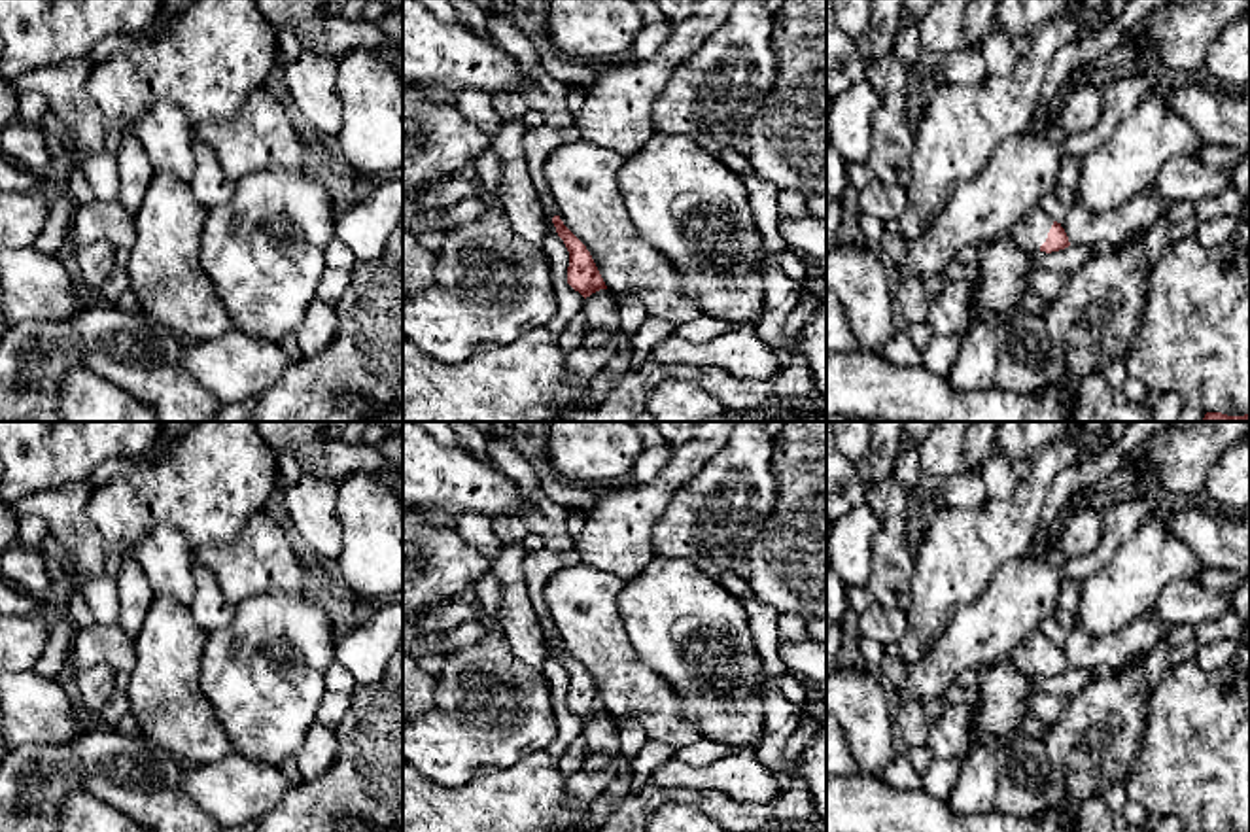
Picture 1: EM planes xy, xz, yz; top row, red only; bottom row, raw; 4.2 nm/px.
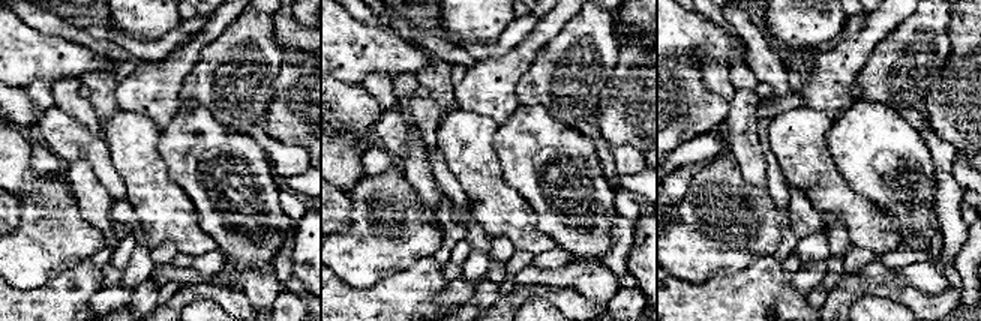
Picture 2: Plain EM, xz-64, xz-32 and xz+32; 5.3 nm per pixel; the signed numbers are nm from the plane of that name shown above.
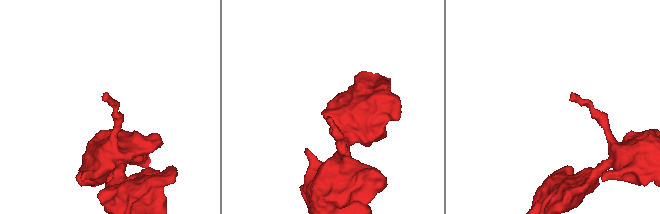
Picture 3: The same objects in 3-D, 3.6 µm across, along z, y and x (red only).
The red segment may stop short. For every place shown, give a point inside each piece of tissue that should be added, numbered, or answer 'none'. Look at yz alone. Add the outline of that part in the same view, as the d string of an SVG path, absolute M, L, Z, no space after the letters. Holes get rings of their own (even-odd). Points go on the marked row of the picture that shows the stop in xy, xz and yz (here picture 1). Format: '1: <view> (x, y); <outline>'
1: yz (1031, 231); M1034 208L1027 212L1021 219L1017 219L1008 233L1023 248L1040 250L1040 246L1048 238L1051 225L1053 219L1042 214L1038 208Z

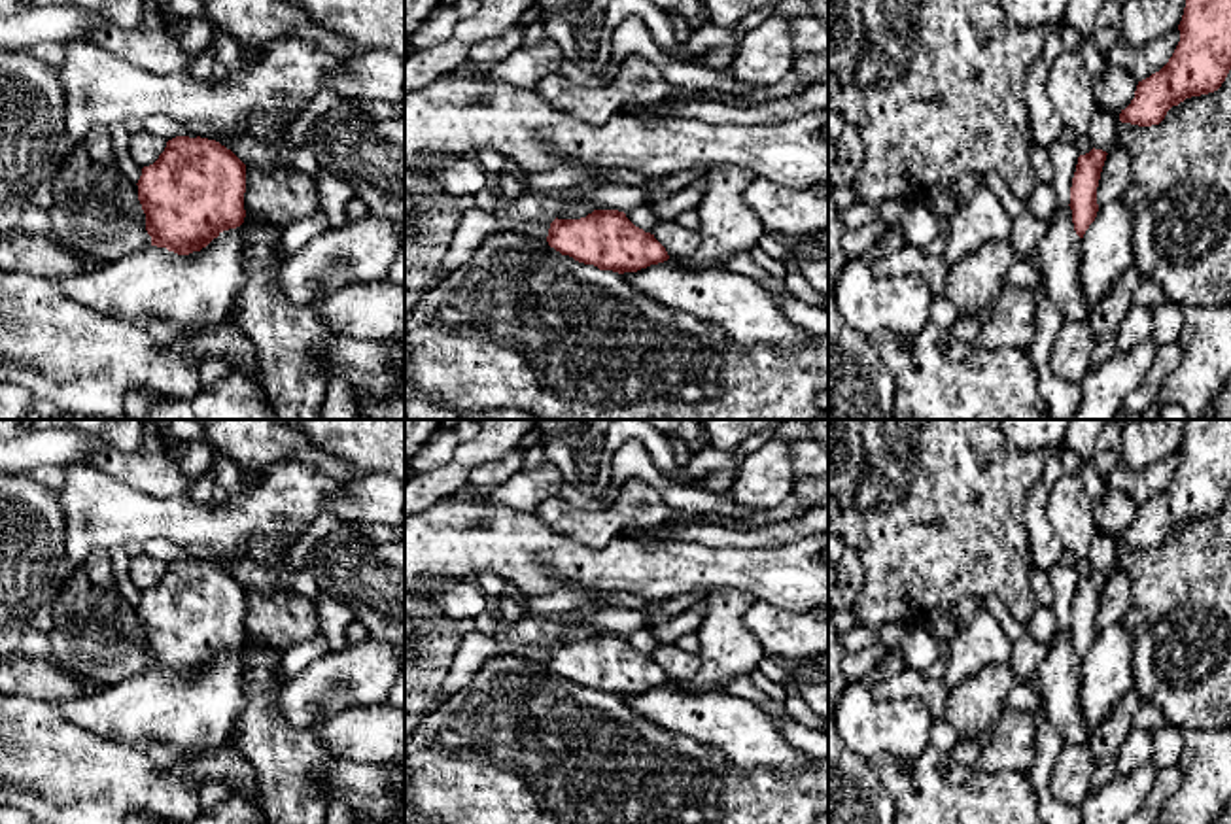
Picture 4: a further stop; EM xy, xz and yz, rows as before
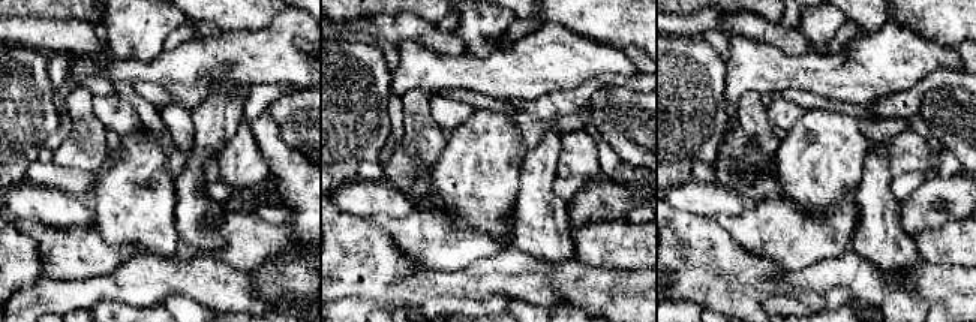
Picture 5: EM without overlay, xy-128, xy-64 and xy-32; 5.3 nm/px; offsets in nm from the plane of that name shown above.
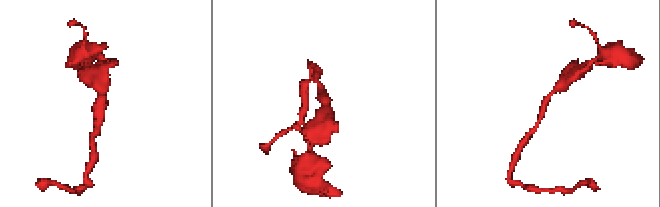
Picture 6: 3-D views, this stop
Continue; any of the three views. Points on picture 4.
none

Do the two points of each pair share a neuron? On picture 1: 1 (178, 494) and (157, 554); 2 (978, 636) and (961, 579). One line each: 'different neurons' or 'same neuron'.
1: different neurons
2: different neurons

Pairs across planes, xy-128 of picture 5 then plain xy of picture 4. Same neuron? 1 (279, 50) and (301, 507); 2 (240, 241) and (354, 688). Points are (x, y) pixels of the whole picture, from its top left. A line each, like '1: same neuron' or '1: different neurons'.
1: same neuron
2: different neurons

